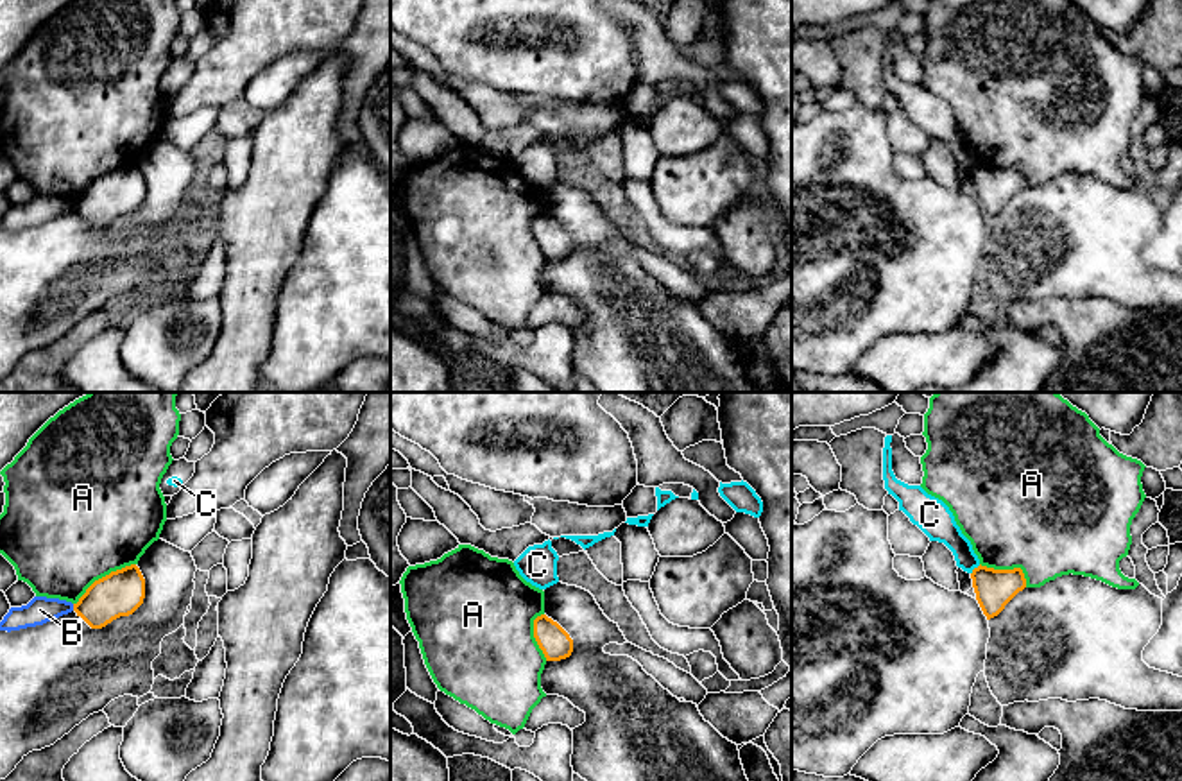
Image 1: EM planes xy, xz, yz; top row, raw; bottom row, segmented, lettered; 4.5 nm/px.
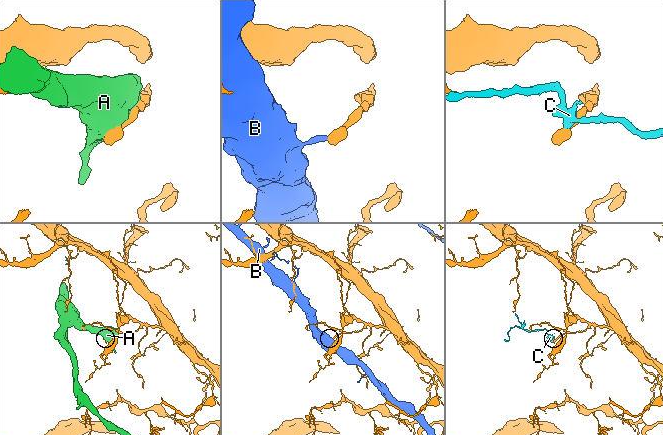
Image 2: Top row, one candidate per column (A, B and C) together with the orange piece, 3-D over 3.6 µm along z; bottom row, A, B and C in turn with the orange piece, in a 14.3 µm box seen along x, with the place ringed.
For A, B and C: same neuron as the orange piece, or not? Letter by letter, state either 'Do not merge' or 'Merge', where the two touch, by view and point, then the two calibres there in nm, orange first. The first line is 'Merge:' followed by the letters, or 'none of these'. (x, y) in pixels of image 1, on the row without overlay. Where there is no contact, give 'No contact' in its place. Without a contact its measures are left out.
Merge: none of these
A: Do not merge. Touches orange at xy (102, 176). Thickness 200 nm (orange) against 500 nm
B: Do not merge. Touches orange at xy (74, 206). Thickness 200 nm (orange) against 120 nm
C: Do not merge. Touches orange at yz (975, 167). Thickness 180 nm (orange) against 140 nm

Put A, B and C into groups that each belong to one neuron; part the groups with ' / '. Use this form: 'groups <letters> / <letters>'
groups A / B / C

